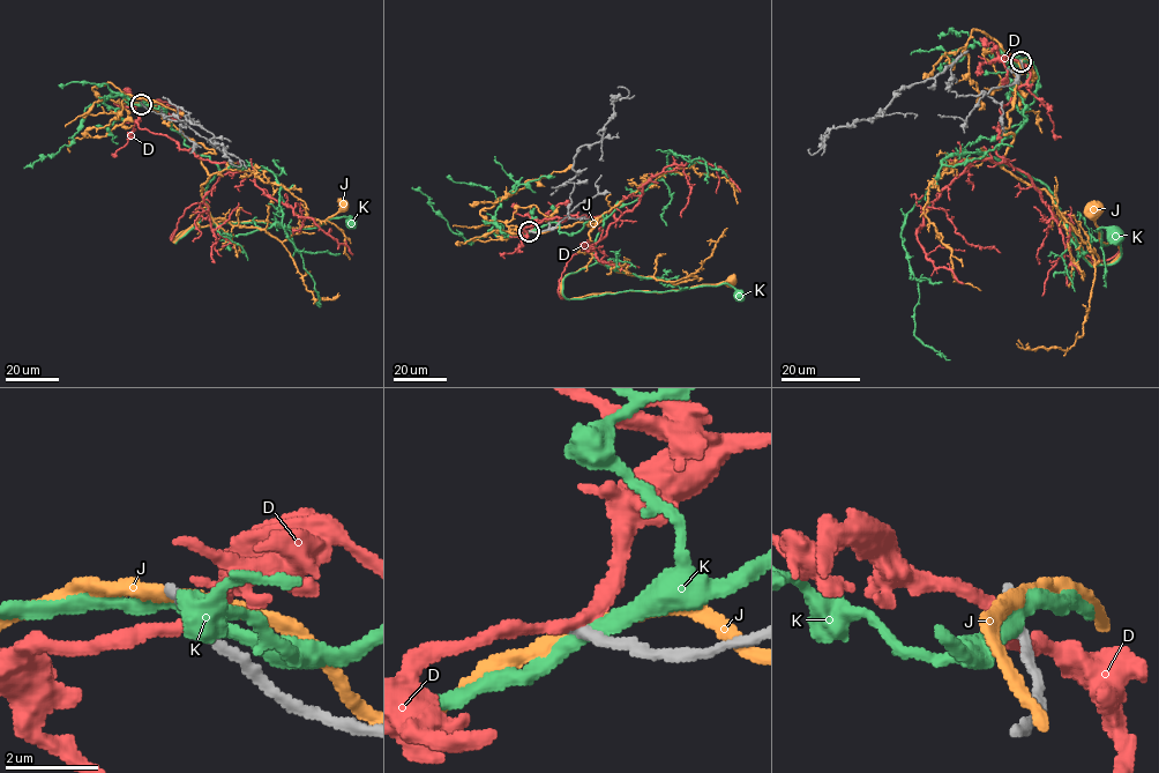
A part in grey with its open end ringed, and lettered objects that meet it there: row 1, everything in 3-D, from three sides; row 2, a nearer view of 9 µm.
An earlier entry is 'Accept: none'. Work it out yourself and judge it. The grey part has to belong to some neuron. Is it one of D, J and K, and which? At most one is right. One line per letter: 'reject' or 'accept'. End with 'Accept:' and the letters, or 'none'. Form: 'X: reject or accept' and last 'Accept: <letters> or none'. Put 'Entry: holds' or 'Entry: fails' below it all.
D: reject
J: reject
K: reject
Accept: none
Entry: holds

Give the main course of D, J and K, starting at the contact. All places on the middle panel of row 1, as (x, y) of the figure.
D: (530, 231), (521, 236), (544, 218), (618, 218), (673, 164), (720, 166), (740, 192)
J: (529, 231), (603, 220), (589, 223), (596, 218), (590, 262), (561, 280), (566, 298), (664, 292), (732, 279)
K: (530, 231), (551, 222), (571, 235), (606, 215), (597, 261), (563, 280), (568, 299), (723, 283), (738, 297)

